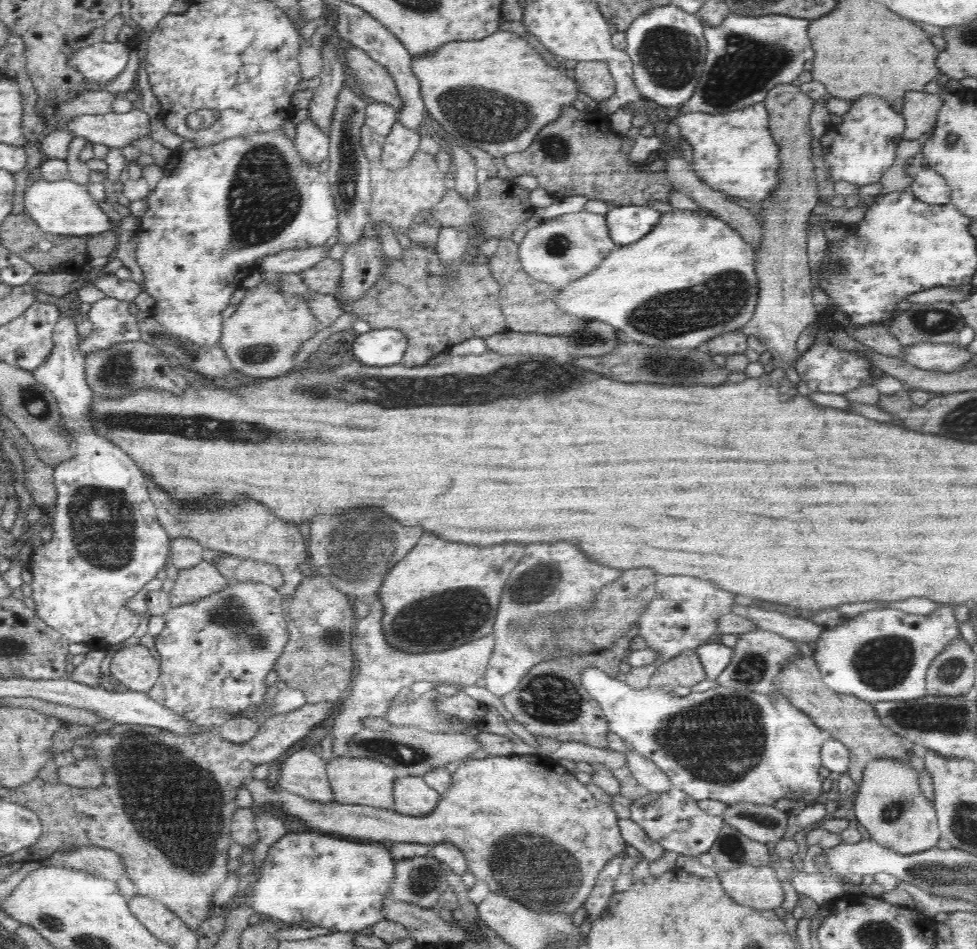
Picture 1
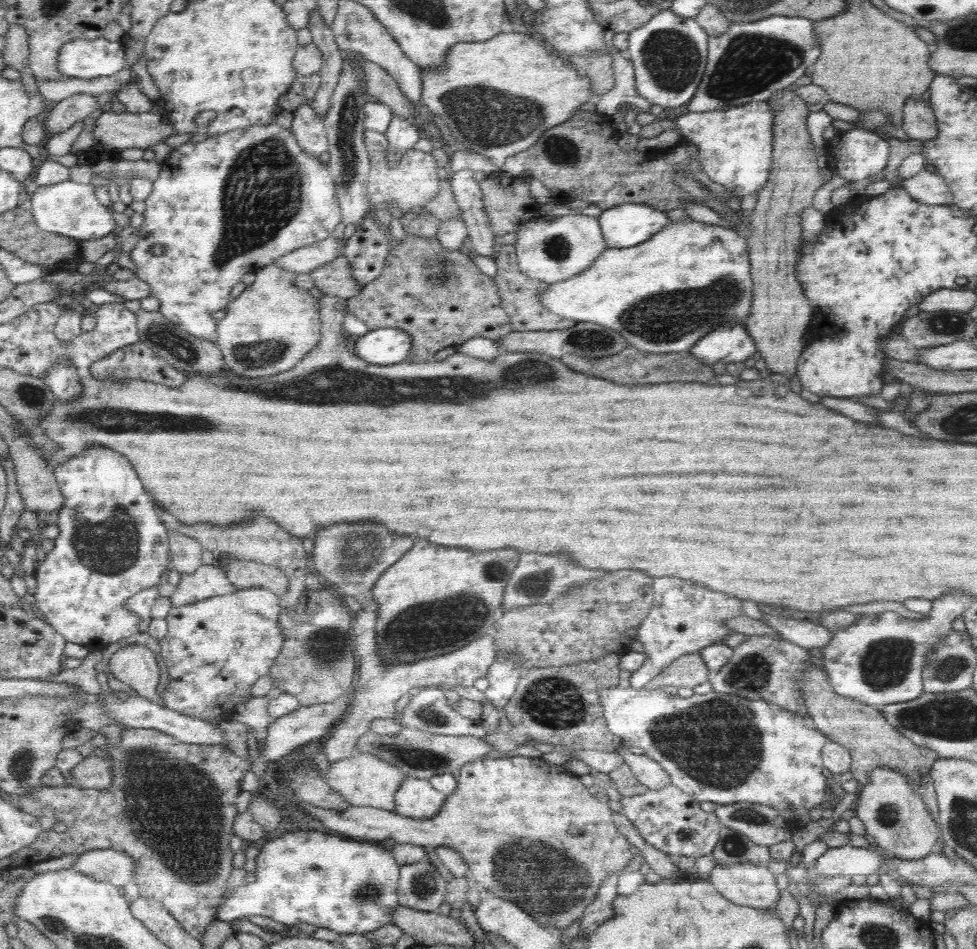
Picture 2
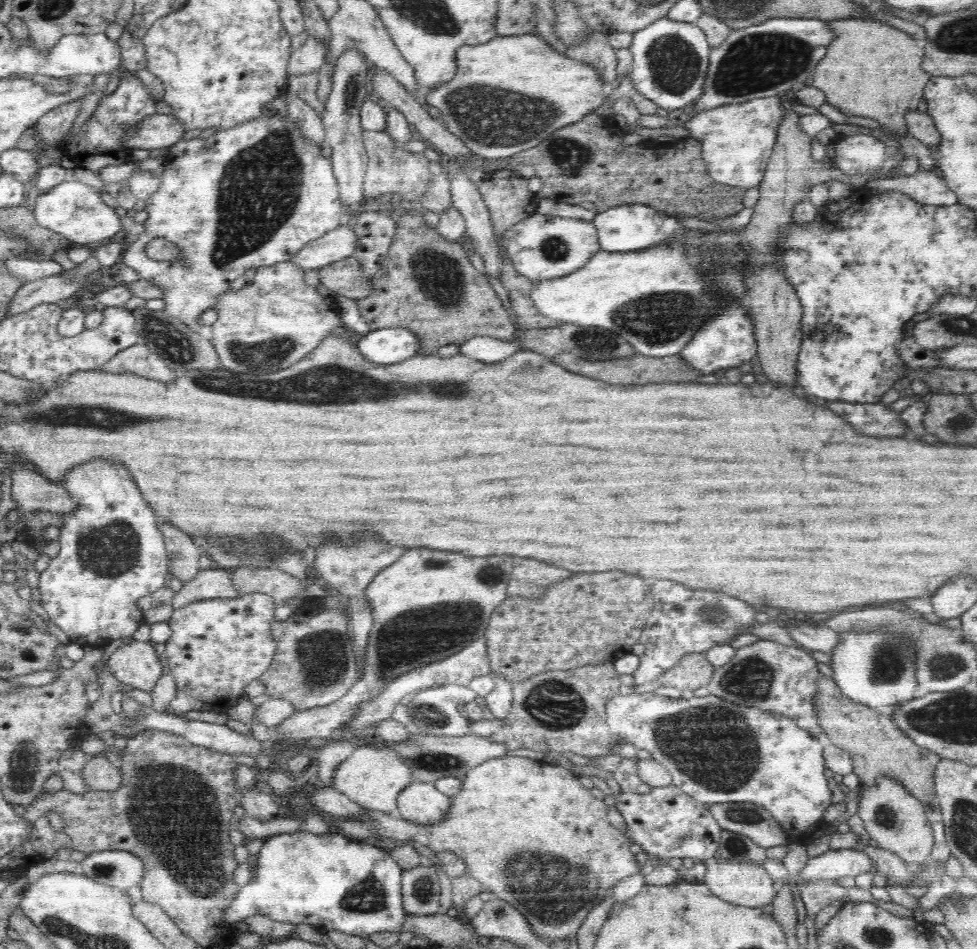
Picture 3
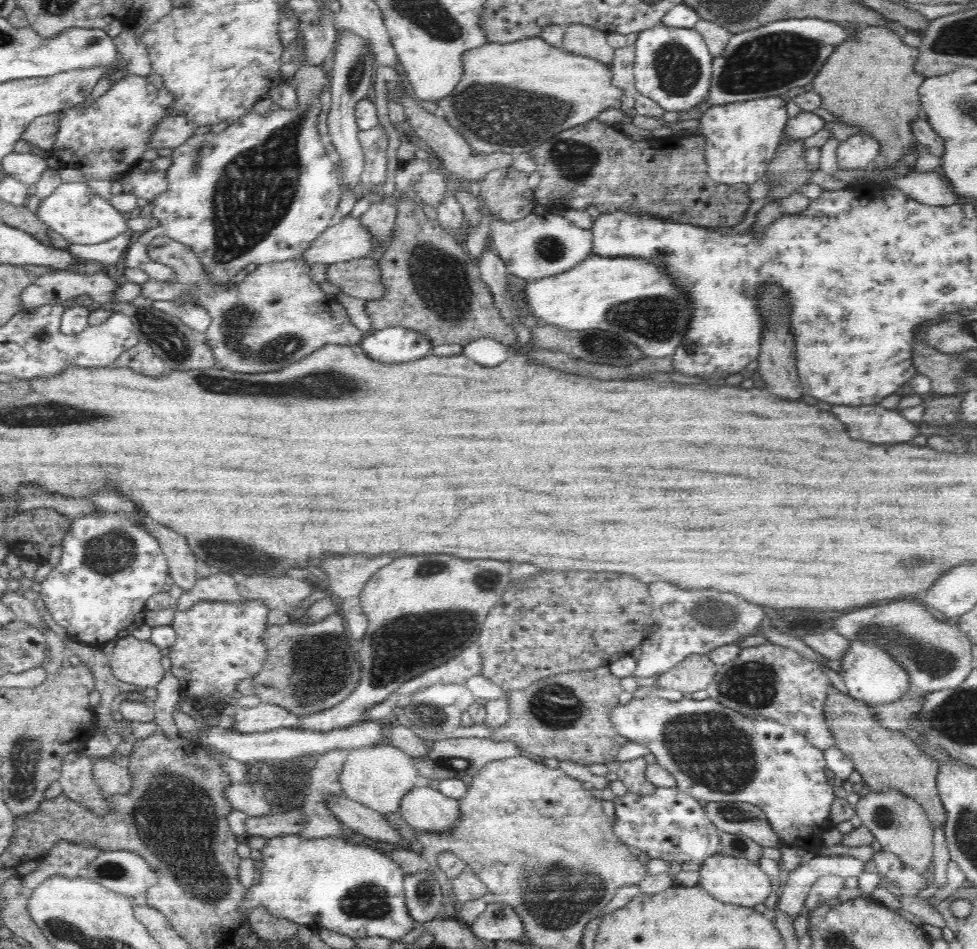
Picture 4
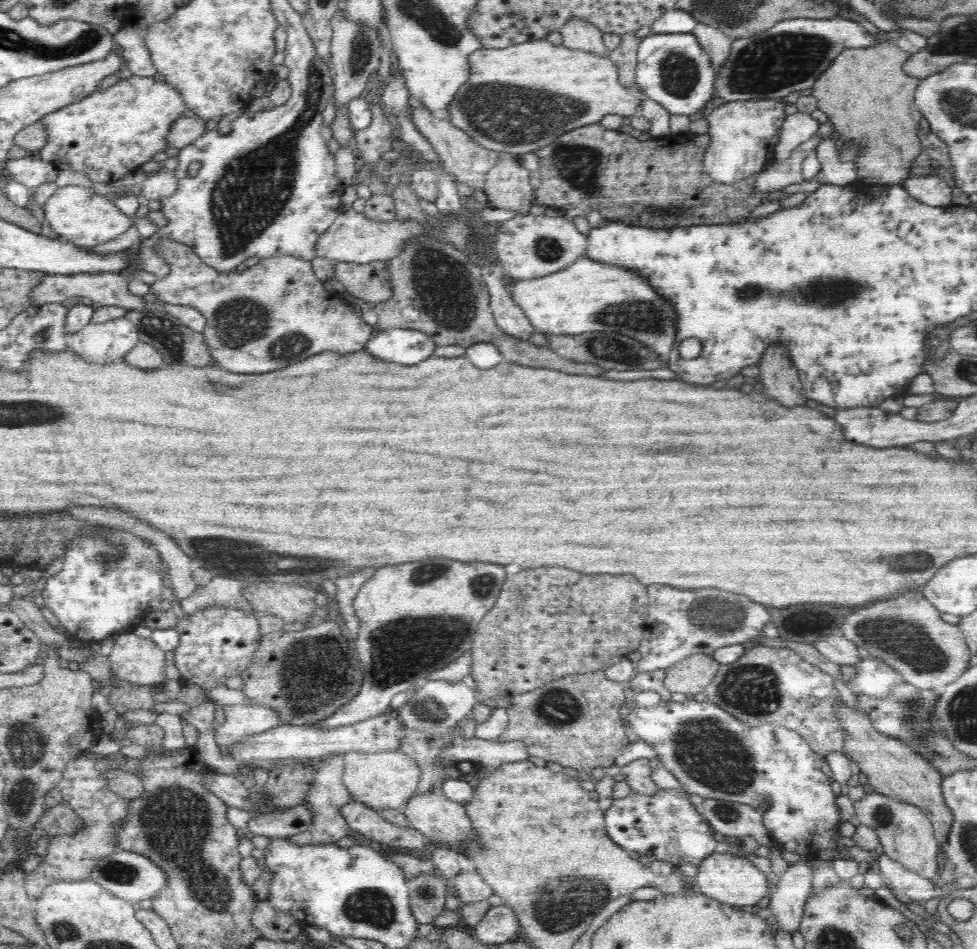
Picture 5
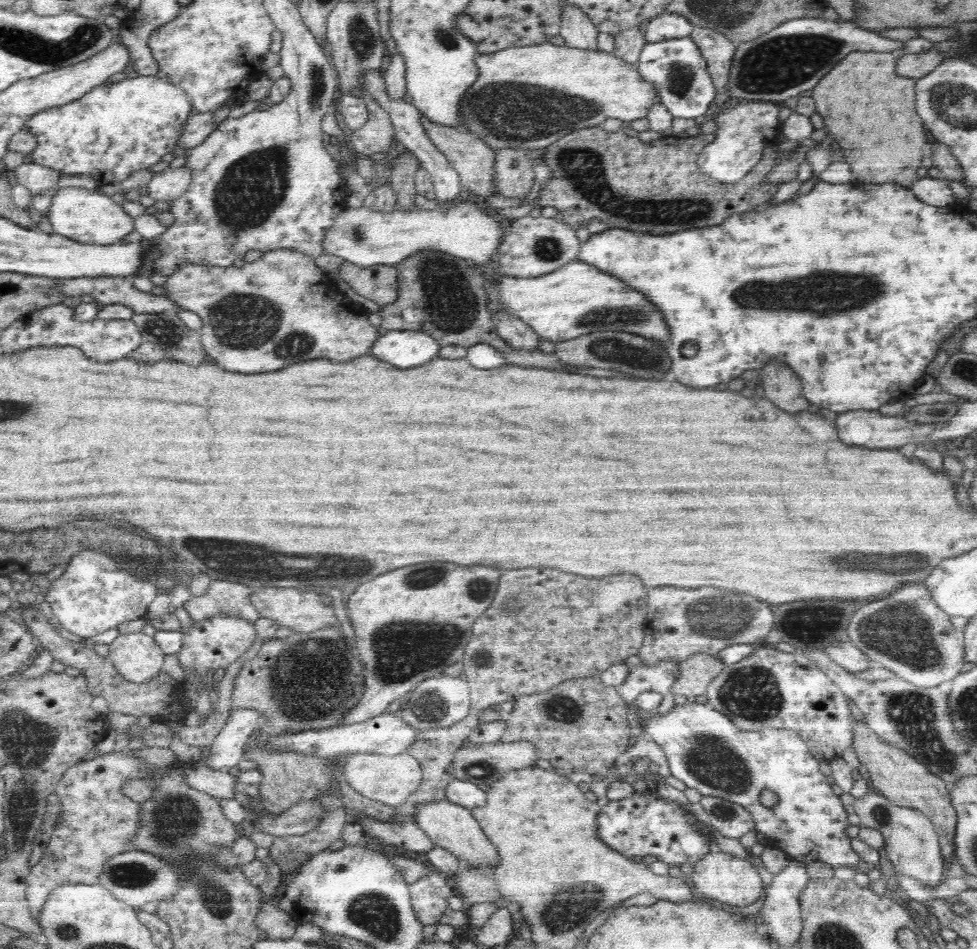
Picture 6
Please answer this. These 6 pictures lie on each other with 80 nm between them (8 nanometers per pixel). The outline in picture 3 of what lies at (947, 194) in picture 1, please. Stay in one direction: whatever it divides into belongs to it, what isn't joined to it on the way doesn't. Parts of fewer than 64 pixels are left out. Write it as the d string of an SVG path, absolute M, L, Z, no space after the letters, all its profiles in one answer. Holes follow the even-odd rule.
M936 170L918 171L912 176L890 176L882 178L882 180L870 179L870 190L874 190L874 192L886 192L886 190L904 192L920 204L950 206L958 203L956 193L951 191Z

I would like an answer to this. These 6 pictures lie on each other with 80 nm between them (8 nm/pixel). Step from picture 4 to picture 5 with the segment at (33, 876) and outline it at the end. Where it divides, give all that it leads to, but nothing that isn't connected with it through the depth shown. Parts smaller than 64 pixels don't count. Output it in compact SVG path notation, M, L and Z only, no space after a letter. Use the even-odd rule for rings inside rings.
M121 755L93 758L82 756L66 763L63 777L57 784L64 802L84 819L84 828L74 834L54 836L47 847L48 854L25 878L25 889L32 900L39 898L44 887L57 880L86 880L96 864L117 849L115 834L119 824L128 816L128 799L108 790L104 773L108 769L130 769L132 763Z

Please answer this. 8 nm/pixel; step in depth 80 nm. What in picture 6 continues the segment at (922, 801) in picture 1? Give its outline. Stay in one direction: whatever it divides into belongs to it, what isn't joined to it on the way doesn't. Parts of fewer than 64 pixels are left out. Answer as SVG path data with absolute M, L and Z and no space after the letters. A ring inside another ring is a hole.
M876 790L856 798L853 807L861 820L860 826L873 828L882 833L883 848L888 855L889 864L895 867L896 872L912 877L930 887L944 882L948 864L942 857L938 833L924 813L913 808L895 805Z

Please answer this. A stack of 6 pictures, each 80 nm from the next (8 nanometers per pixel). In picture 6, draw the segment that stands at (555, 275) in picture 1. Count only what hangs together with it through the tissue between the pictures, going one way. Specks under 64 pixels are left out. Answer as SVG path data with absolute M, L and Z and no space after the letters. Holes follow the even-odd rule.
M520 217L510 222L506 236L497 246L494 265L504 270L504 275L530 278L546 275L578 259L581 242L568 224L560 218Z

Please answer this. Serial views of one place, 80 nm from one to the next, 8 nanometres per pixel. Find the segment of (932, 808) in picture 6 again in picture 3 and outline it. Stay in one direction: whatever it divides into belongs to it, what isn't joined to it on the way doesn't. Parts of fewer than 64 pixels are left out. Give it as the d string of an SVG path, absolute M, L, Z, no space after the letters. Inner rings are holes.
M820 674L817 687L814 705L825 741L846 751L856 764L870 764L868 770L854 772L861 783L874 786L878 777L890 777L902 783L925 807L938 807L934 773L941 759L939 754L918 746L888 716L844 696L831 677Z

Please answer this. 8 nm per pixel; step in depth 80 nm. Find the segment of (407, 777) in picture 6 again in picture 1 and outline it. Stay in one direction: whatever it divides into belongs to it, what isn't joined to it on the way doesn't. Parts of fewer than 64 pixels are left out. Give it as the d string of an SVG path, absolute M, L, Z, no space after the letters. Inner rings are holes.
M360 757L331 758L326 766L326 775L334 793L334 800L340 804L366 805L376 808L390 809L393 806L393 784L396 776L395 770L387 764L376 759Z

